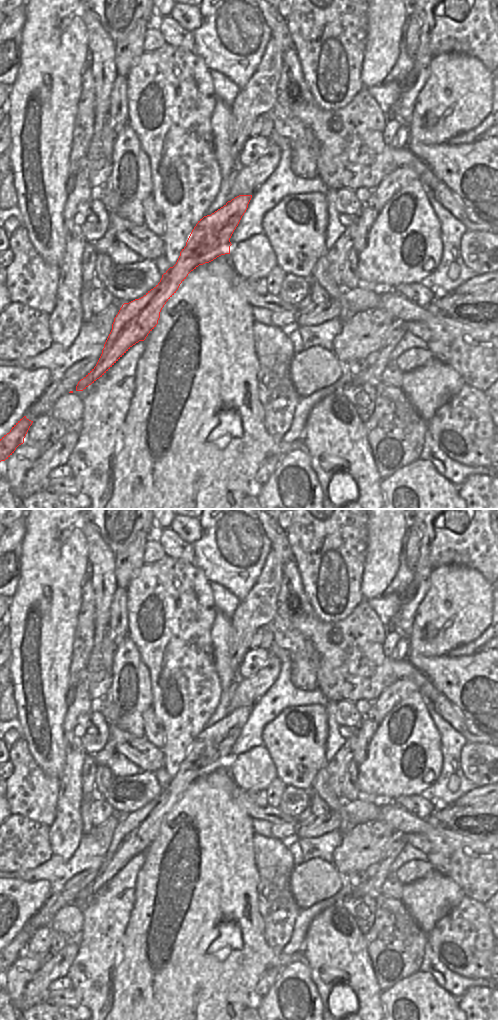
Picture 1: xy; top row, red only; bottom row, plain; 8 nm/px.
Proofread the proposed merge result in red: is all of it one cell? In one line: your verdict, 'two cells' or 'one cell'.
one cell

